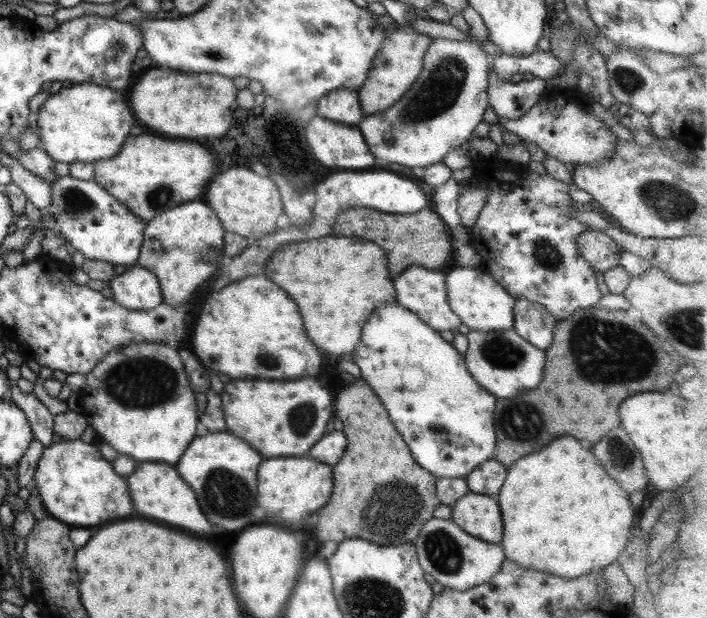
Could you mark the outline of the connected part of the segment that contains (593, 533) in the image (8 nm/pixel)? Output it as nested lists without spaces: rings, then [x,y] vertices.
[[[561,436],[553,442],[549,442],[543,450],[523,456],[519,458],[513,466],[513,472],[507,472],[505,480],[499,489],[495,498],[498,501],[500,508],[500,517],[503,525],[503,534],[501,543],[499,544],[504,552],[505,559],[511,562],[516,562],[517,566],[525,567],[526,569],[538,570],[550,575],[560,576],[564,579],[574,579],[581,575],[586,575],[589,571],[603,569],[613,562],[617,562],[619,553],[627,546],[629,529],[638,519],[638,511],[632,507],[628,499],[628,492],[625,492],[613,478],[607,476],[607,472],[601,468],[601,464],[593,458],[593,454],[589,450],[585,450],[575,438],[571,436]]]

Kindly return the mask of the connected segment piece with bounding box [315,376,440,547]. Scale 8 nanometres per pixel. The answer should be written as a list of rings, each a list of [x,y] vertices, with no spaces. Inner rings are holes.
[[[359,376],[354,377],[352,383],[339,386],[337,396],[334,395],[334,410],[335,416],[339,416],[339,420],[343,422],[346,449],[339,462],[333,466],[331,498],[325,506],[321,507],[321,510],[317,510],[319,520],[315,528],[315,540],[317,542],[331,540],[338,545],[342,540],[353,538],[353,532],[355,532],[355,538],[370,541],[381,547],[411,542],[418,535],[421,525],[432,517],[435,507],[440,504],[436,497],[436,478],[430,472],[421,470],[413,462],[407,446],[391,424],[381,401]]]

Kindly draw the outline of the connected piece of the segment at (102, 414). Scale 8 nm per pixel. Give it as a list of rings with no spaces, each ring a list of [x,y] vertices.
[[[137,344],[129,345],[125,349],[121,348],[115,352],[108,352],[86,375],[86,386],[81,390],[80,394],[83,403],[83,415],[87,420],[87,424],[96,430],[95,443],[106,442],[117,450],[119,454],[131,456],[132,460],[136,463],[152,462],[152,463],[165,463],[175,465],[187,445],[200,433],[200,426],[196,414],[195,398],[191,390],[189,381],[184,371],[184,364],[182,363],[181,356],[178,354],[178,349],[173,349],[164,344]]]

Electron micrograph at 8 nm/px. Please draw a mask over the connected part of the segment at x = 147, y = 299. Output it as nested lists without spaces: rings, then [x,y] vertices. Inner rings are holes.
[[[139,266],[114,277],[109,284],[113,302],[131,311],[152,310],[162,304],[159,281],[152,272]]]

